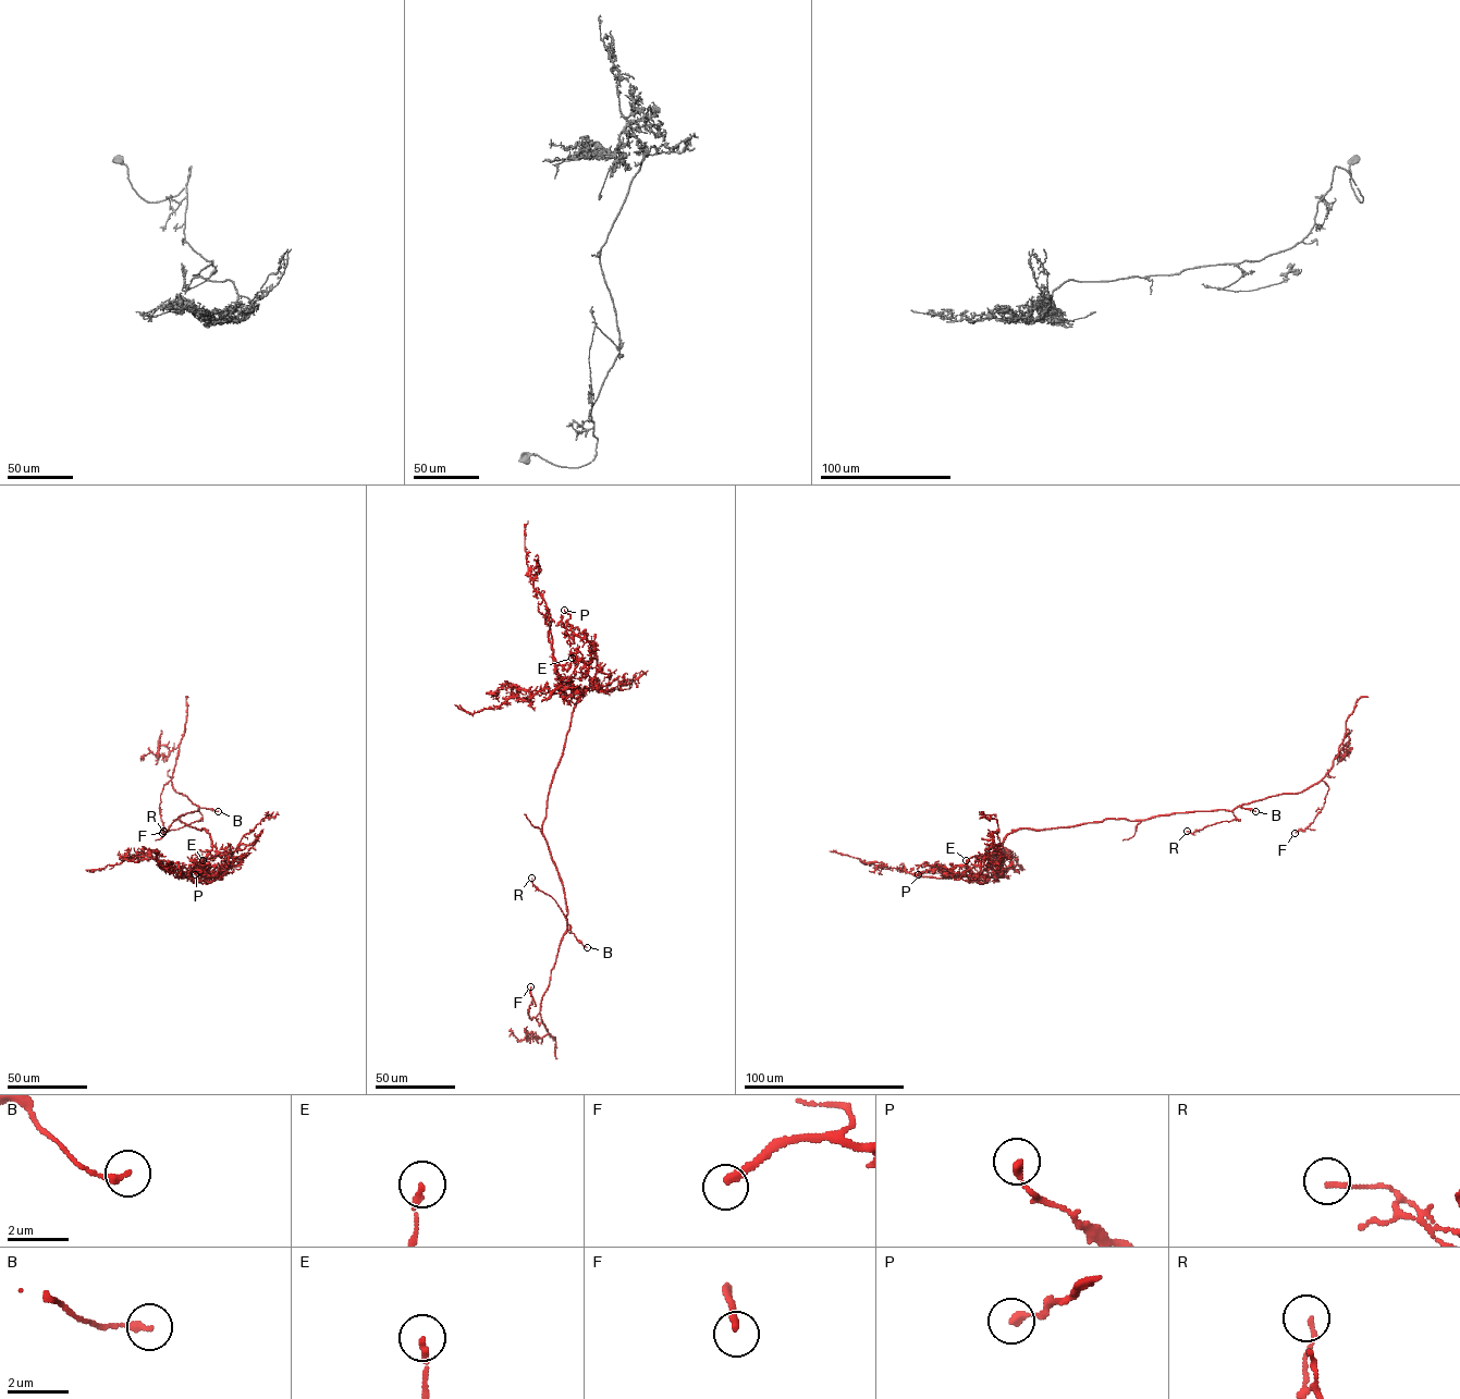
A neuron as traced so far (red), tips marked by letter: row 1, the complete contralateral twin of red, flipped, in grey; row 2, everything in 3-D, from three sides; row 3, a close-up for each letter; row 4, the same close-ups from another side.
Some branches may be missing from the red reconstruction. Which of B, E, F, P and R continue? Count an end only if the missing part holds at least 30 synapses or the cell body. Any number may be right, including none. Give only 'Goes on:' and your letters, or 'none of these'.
Goes on: F

